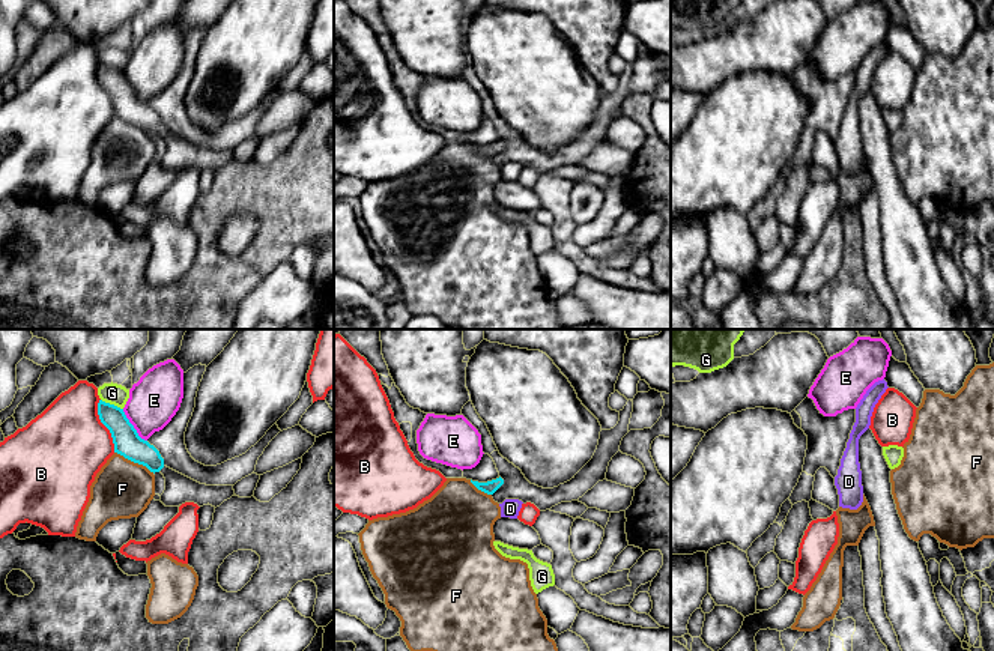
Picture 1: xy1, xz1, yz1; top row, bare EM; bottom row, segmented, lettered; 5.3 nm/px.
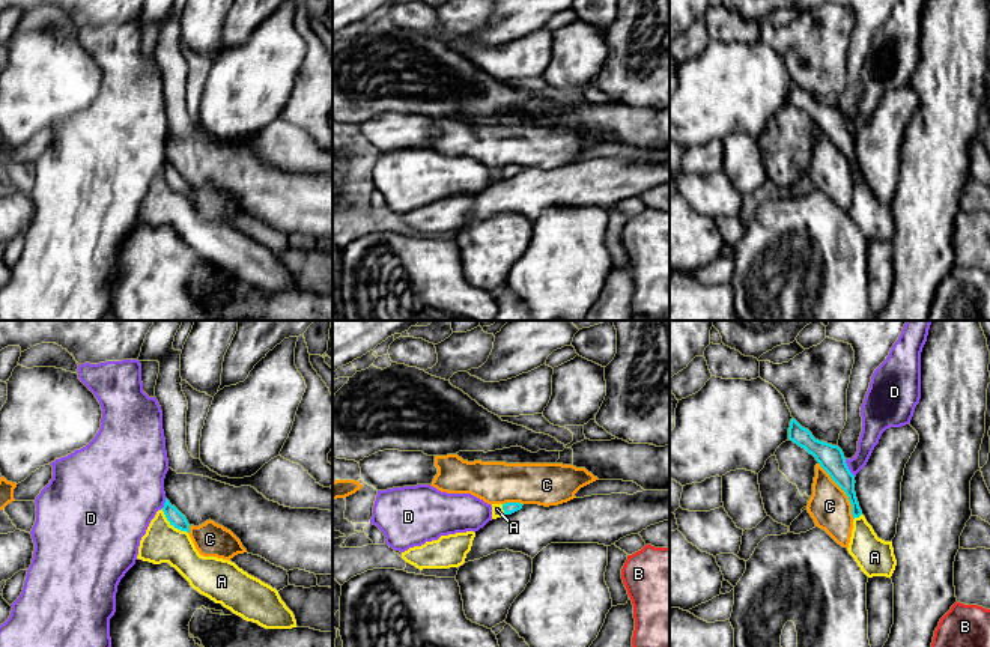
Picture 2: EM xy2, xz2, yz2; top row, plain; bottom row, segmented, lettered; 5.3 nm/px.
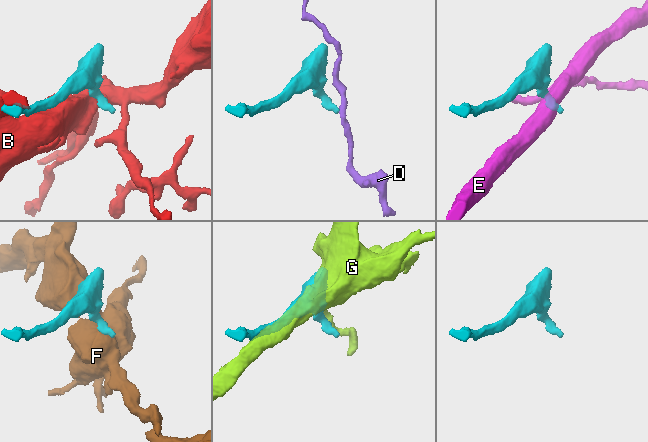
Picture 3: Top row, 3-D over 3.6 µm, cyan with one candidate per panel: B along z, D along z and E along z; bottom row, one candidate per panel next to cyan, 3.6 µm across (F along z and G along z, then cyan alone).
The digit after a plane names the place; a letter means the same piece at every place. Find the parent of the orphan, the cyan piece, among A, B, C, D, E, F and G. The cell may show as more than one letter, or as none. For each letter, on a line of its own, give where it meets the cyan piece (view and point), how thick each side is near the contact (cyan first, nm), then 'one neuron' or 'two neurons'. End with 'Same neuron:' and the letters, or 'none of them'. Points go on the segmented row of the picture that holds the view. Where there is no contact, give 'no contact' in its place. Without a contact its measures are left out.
A: xy2 (172, 524) | 80/200 nm | two neurons
B: xy1 (104, 424) | 140/440 nm | two neurons
C: yz2 (843, 489) | 140/220 nm | two neurons
D: yz2 (847, 468) | 140/110 nm | two neurons
E: xy1 (133, 426) | 140/280 nm | two neurons
F: xy1 (134, 462) | 140/320 nm | two neurons
G: xy1 (112, 405) | 140/110 nm | two neurons
Same neuron: none of them

